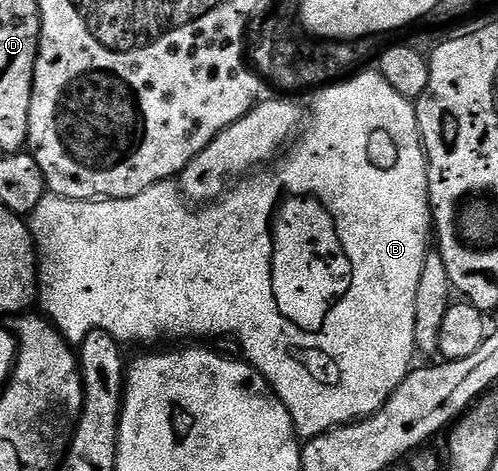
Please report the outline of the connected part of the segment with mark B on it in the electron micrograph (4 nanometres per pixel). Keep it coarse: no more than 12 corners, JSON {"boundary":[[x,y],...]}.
{"boundary":[[313,94],[275,173],[195,213],[42,197],[74,347],[238,337],[302,439],[415,364],[414,110]]}

